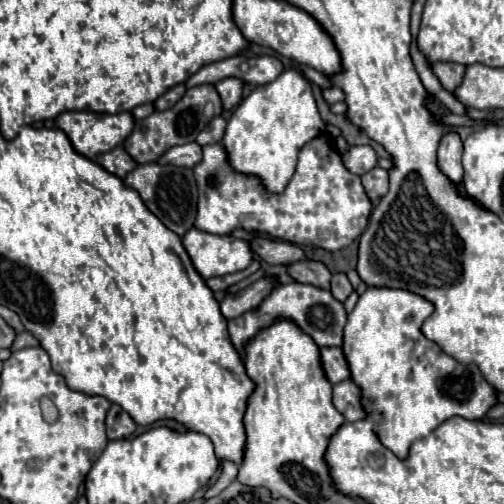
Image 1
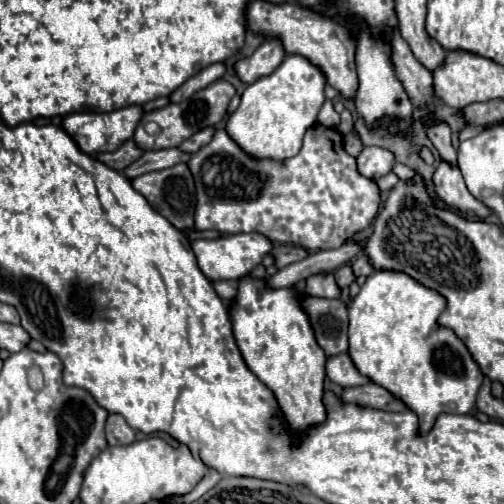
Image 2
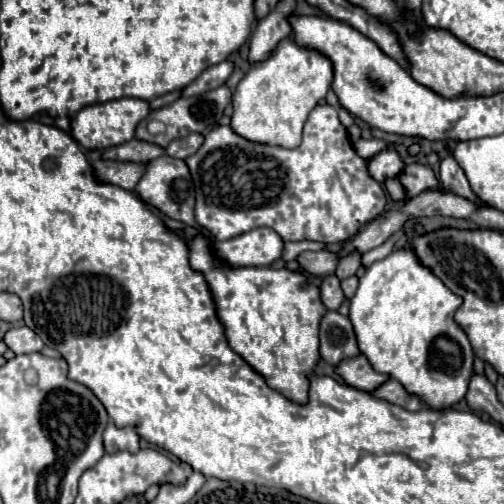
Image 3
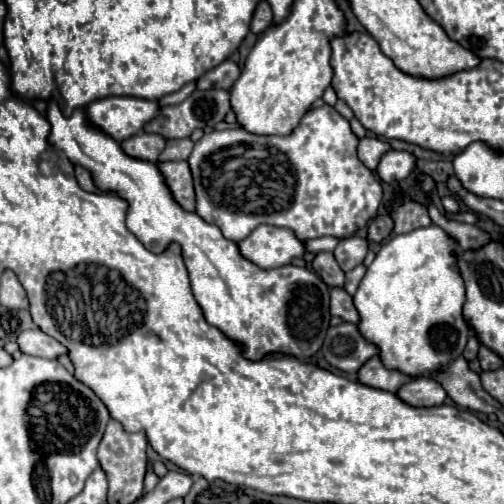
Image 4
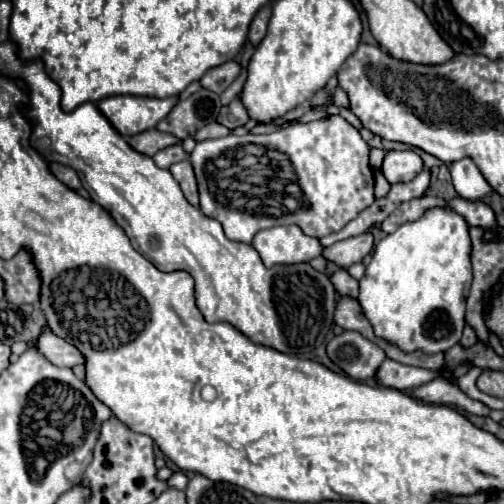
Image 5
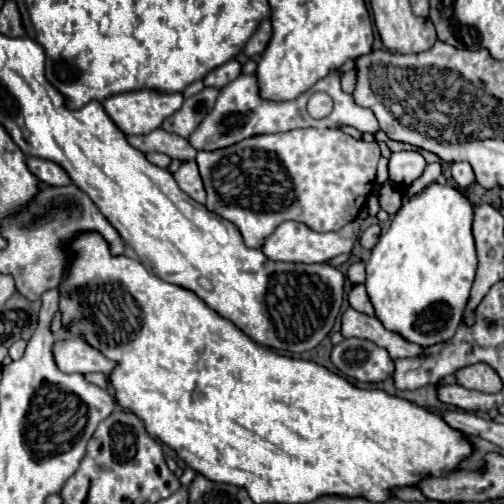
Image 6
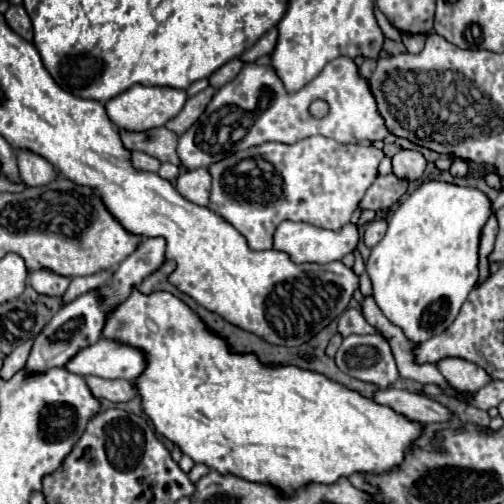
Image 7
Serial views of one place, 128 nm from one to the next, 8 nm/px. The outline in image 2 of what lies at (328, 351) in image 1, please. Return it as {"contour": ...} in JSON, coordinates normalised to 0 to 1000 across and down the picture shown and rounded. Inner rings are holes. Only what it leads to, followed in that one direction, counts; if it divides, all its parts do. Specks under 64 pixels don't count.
{"contour":[[[683,698],[683,702],[667,702],[667,706],[655,706],[647,714],[647,742],[659,758],[667,758],[671,766],[679,770],[690,770],[690,766],[714,766],[714,762],[726,762],[730,750],[722,750],[702,718],[694,714],[694,706]]]}

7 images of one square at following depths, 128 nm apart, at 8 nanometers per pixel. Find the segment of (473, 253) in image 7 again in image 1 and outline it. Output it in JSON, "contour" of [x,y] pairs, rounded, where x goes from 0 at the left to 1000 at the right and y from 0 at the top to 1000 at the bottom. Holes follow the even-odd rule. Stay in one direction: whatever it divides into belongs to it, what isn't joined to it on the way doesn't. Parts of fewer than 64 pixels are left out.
{"contour":[[[730,571],[706,611],[690,623],[690,643],[683,647],[683,706],[694,730],[698,758],[714,770],[714,798],[726,829],[738,841],[750,873],[778,893],[794,913],[806,913],[813,885],[865,853],[881,833],[897,825],[917,825],[925,833],[960,833],[972,810],[984,806],[988,782],[956,746],[944,722],[917,722],[889,706],[869,683],[853,679],[837,663],[837,639],[857,623],[857,603],[837,587],[817,579],[794,579],[778,571]]]}

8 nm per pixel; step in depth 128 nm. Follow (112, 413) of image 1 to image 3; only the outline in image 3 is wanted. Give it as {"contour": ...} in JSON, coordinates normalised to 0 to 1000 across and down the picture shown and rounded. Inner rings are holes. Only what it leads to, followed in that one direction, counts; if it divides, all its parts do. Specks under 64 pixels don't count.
{"contour":[[[218,837],[206,853],[206,889],[210,889],[210,897],[234,897],[234,893],[274,897],[278,893],[278,865],[258,845],[234,849]]]}

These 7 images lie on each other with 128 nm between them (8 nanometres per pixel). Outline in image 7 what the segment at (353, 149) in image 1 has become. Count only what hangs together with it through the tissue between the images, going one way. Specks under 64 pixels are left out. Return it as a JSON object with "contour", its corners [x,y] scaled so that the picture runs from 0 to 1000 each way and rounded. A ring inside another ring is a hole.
{"contour":[[[794,298],[778,310],[778,337],[790,353],[821,361],[837,349],[841,333],[845,333],[845,317],[825,298]]]}

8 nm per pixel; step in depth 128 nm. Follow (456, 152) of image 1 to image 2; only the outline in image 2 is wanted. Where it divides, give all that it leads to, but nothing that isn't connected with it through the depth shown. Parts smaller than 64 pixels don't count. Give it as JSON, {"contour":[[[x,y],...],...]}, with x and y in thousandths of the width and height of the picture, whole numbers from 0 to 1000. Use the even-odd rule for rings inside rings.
{"contour":[[[877,317],[861,341],[857,361],[861,361],[869,389],[881,397],[881,405],[889,413],[897,413],[921,429],[937,429],[937,433],[952,433],[952,437],[960,437],[972,425],[972,417],[929,381],[917,341],[905,325]]]}

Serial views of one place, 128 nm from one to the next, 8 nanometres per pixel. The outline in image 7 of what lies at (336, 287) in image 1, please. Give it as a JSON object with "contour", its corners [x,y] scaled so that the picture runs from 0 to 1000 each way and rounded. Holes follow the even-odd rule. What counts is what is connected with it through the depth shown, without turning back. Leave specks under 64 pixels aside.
{"contour":[[[742,437],[726,448],[726,460],[722,460],[722,480],[726,488],[746,488],[758,472],[762,472],[762,460],[766,460],[766,440],[762,437]]]}

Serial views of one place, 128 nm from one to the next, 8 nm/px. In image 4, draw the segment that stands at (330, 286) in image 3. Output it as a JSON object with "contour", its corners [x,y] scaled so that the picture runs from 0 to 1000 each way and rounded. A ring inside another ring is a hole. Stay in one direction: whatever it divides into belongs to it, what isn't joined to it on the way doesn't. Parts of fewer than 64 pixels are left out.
{"contour":[[[683,571],[655,575],[655,623],[675,627],[687,639],[710,639],[710,619],[698,603],[698,587]]]}

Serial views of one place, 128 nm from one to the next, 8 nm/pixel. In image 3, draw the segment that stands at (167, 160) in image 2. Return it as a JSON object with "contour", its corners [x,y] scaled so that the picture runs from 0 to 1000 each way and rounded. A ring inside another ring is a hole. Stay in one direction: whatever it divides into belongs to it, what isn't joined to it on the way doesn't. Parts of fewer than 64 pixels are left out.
{"contour":[[[183,310],[179,325],[187,329],[187,341],[198,357],[242,369],[250,377],[262,377],[270,369],[270,361],[278,357],[278,349],[290,341],[290,325],[198,317],[194,310]]]}

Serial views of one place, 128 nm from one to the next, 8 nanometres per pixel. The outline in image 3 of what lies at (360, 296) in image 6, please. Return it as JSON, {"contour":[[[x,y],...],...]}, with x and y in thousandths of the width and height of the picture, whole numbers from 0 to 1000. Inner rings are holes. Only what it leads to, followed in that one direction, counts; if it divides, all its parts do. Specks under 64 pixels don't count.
{"contour":[[[647,496],[599,500],[587,516],[619,548],[651,548],[651,544],[663,544],[667,536],[667,504],[647,500]]]}

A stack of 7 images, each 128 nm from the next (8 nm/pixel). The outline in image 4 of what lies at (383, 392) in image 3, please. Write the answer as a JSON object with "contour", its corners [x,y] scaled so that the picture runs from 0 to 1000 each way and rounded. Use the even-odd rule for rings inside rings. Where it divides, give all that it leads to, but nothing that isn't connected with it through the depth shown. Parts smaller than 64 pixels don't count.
{"contour":[[[825,750],[813,754],[806,762],[798,762],[786,778],[786,786],[825,810],[837,806],[873,806],[889,782],[881,778],[881,770],[861,754],[861,750]]]}

